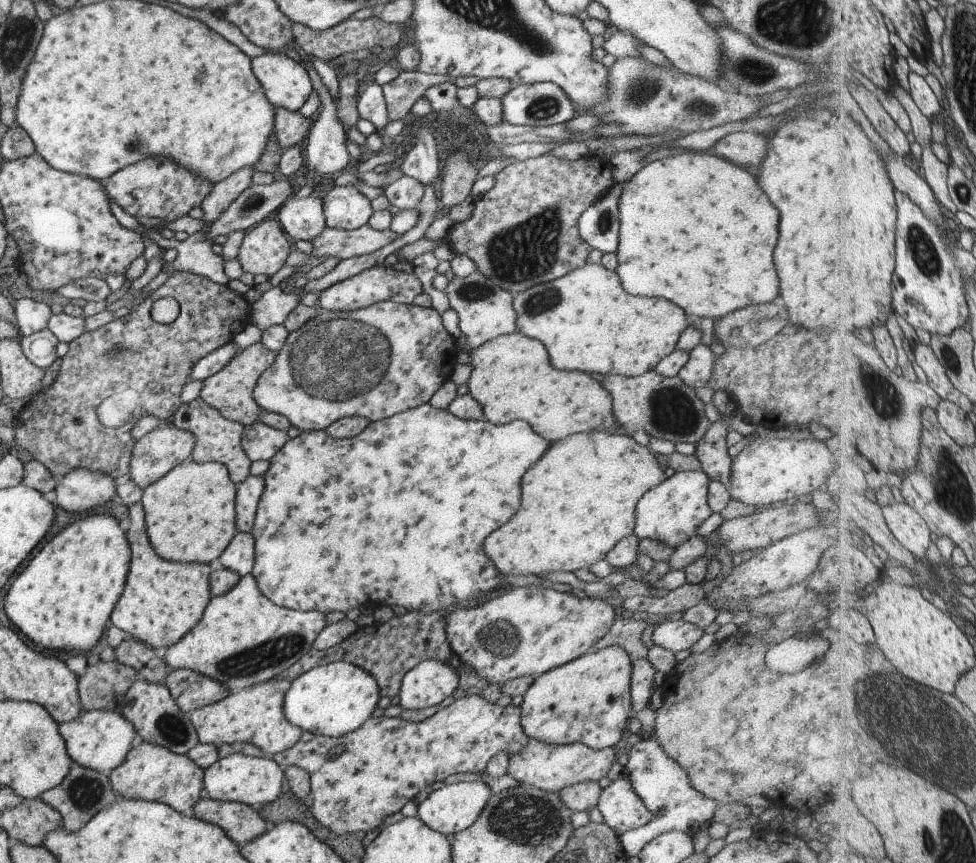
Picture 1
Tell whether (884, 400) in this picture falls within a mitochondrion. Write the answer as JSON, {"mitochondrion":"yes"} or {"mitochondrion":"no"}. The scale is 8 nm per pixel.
{"mitochondrion":"yes"}

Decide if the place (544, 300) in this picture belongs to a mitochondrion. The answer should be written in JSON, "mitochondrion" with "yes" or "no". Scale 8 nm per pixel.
{"mitochondrion":"yes"}

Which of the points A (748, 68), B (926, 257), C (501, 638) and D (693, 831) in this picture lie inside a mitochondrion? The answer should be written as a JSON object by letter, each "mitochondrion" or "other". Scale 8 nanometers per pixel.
{"A":"mitochondrion","B":"mitochondrion","C":"mitochondrion","D":"other"}

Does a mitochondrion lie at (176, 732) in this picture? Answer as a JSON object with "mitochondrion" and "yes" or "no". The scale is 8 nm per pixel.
{"mitochondrion":"yes"}

